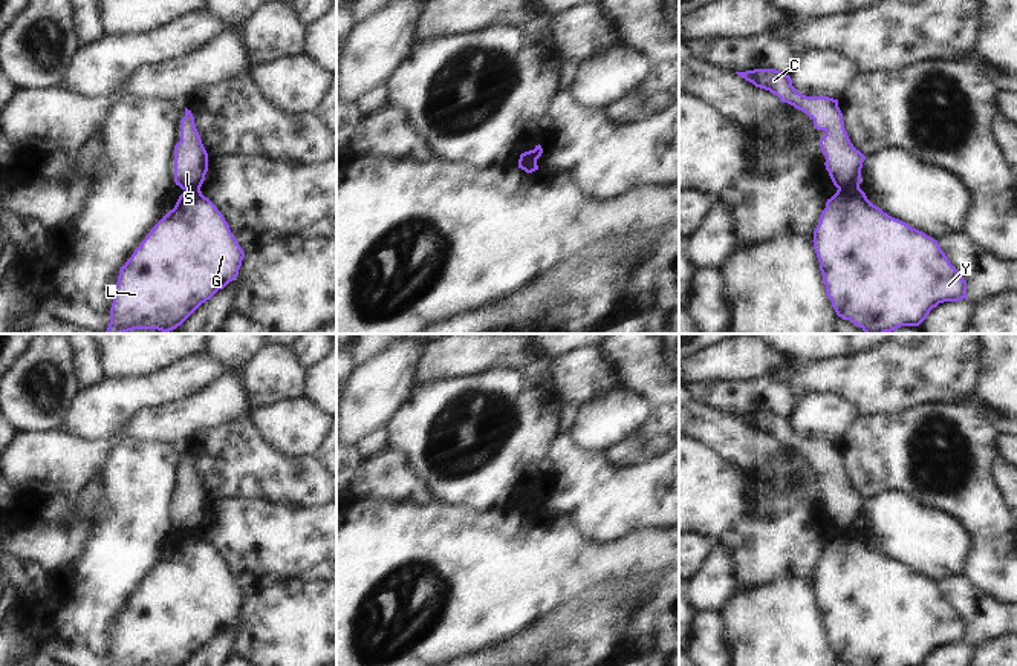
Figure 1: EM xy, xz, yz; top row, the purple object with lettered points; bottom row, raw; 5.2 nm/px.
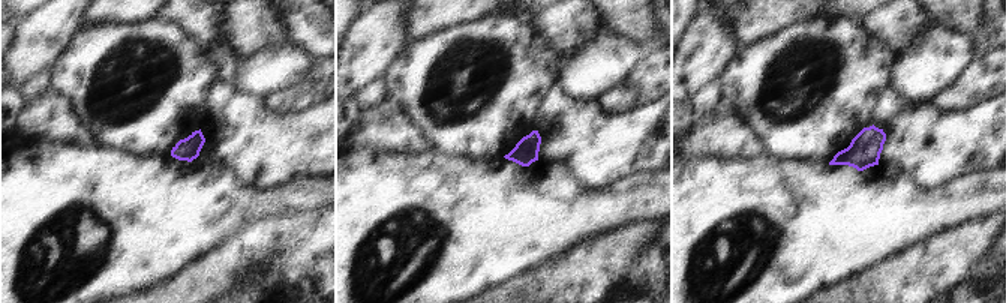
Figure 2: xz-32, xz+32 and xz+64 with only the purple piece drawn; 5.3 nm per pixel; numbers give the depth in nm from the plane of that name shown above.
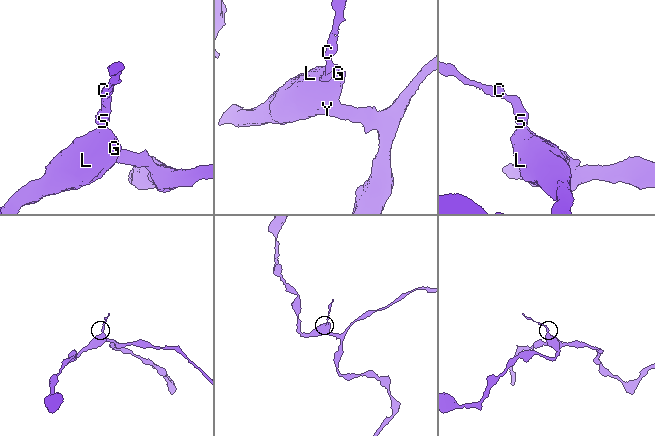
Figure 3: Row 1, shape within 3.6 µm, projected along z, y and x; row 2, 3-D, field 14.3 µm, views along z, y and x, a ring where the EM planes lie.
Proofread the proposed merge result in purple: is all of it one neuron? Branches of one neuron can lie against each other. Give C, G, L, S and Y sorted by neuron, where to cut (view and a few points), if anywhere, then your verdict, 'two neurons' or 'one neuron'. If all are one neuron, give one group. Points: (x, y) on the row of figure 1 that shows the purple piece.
groups C S / G L Y; cut yz (858, 186), (849, 190), (838, 190); two neurons

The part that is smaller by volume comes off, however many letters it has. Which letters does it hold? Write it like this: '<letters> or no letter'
C, S

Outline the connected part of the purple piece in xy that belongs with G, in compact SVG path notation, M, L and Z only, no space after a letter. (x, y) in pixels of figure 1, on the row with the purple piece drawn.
M200 188L185 190L174 208L153 227L121 266L113 288L110 323L104 334L176 329L239 276L243 257L243 250L217 207L202 194Z

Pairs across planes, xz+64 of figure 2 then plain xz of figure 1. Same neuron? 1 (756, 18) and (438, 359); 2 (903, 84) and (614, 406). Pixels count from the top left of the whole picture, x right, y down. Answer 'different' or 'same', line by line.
1: same
2: same

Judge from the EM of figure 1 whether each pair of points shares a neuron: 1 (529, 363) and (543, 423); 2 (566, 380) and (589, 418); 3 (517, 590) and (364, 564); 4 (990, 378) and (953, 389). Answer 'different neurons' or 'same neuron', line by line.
1: different neurons
2: different neurons
3: same neuron
4: different neurons

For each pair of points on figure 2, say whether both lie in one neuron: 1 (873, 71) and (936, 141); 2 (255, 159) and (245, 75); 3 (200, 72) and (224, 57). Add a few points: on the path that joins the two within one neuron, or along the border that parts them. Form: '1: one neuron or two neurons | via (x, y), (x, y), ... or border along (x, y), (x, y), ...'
1: two neurons | border along (889, 87), (879, 99), (873, 120)
2: two neurons | border along (228, 77), (237, 90), (263, 98)
3: two neurons | border along (191, 36), (204, 51), (204, 56), (225, 75)

